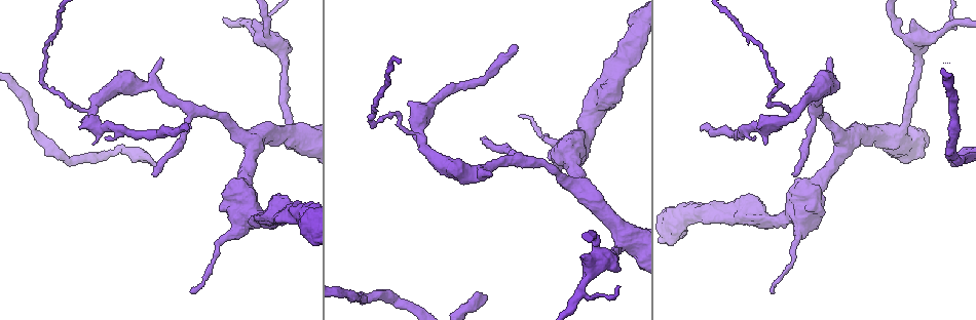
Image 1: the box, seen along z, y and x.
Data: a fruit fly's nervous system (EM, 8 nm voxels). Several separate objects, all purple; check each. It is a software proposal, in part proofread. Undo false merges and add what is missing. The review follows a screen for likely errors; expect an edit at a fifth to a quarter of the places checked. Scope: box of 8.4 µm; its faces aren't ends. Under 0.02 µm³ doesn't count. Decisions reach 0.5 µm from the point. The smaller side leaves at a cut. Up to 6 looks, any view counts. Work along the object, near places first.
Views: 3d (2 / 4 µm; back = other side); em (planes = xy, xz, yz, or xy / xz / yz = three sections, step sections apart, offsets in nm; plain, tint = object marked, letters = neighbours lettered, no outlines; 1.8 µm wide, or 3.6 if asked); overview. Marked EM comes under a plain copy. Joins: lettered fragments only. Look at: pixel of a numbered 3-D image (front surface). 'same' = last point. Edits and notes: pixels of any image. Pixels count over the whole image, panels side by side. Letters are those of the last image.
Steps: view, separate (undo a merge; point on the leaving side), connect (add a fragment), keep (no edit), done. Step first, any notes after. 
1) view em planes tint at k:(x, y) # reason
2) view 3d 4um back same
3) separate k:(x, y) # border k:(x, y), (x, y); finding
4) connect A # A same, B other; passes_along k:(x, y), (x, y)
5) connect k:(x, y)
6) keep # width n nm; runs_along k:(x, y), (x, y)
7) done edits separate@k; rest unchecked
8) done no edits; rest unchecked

view em planes letters at 1:(154, 174) # tapers out

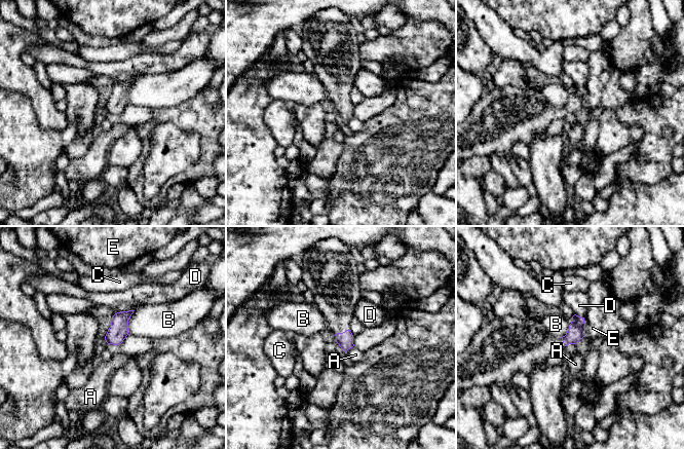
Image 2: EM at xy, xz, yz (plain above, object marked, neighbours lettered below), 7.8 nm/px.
keep # A other, B other, C other, D other, E other; border 2:(353, 345), (345, 351); no lettered fragment goes on from it

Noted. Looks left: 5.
view 3d 4um at 1:(513, 46) # end of a long branch

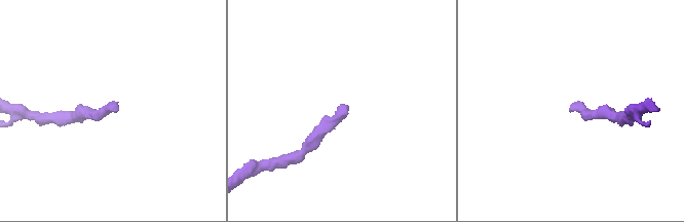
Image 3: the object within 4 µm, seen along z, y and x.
view em planes letters at 3:(571, 111)

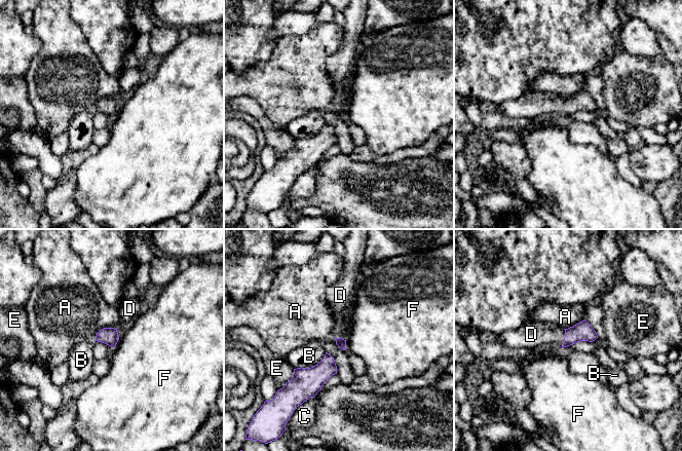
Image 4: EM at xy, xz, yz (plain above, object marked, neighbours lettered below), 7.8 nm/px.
connect D # A other, B other, C other, D same, E other, F other; passes_along 4:(582, 331), (564, 338), (533, 334); it goes on there

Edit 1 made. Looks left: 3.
view 3d 4um back at 1:(951, 165) # end of a long branch

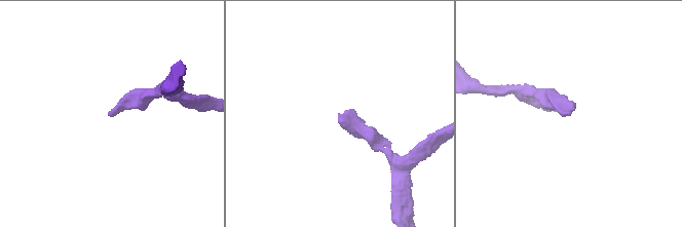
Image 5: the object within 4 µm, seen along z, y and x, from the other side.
view em planes letters at 5:(571, 112) # now the EM

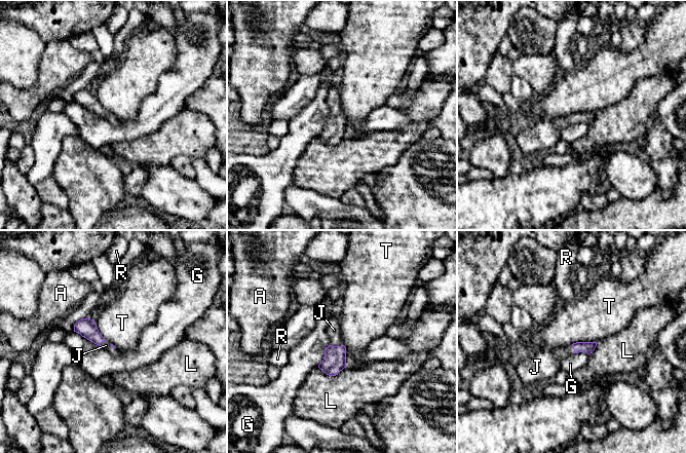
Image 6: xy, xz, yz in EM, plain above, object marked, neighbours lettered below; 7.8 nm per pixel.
connect J # A other, G other, J same, L other, R other, T other; passes_along 6:(335, 356), (337, 346), (334, 330); the neuron continues

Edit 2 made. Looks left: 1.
done edits connect@4, connect@6; rest unchecked

